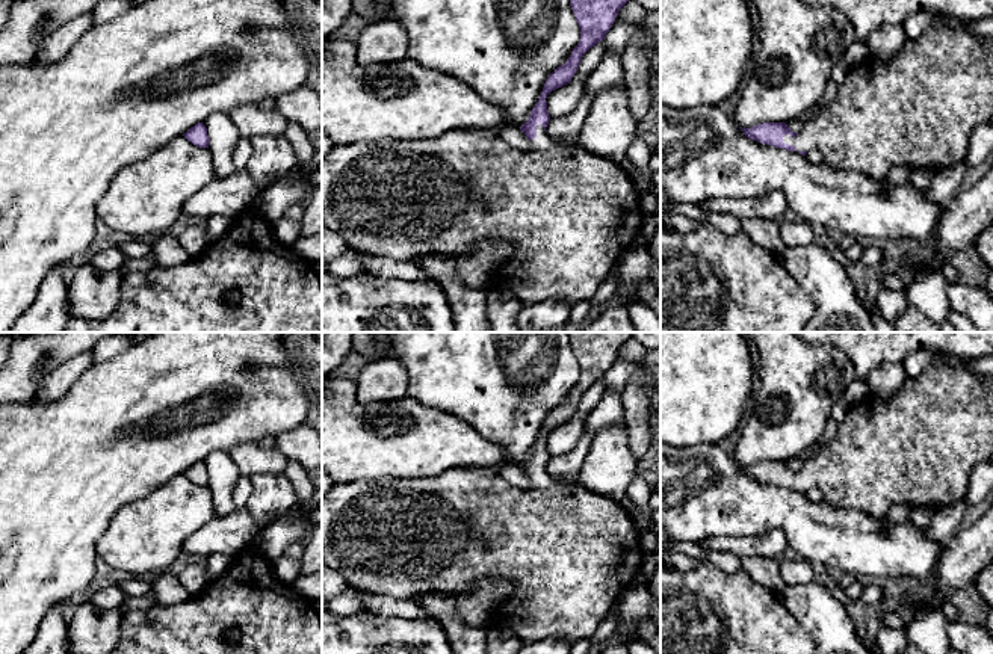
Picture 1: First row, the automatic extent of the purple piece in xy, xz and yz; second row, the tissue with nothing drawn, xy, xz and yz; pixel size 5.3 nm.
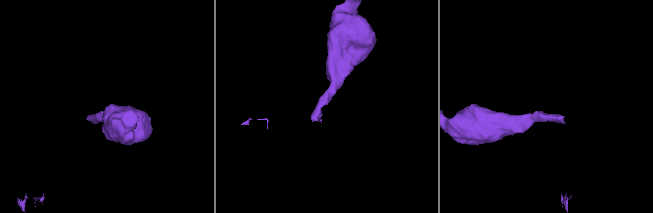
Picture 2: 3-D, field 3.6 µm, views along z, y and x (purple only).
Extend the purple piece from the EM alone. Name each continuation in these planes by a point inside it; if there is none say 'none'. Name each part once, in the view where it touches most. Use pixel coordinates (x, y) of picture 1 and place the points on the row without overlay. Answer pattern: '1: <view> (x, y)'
1: yz (918, 447)

